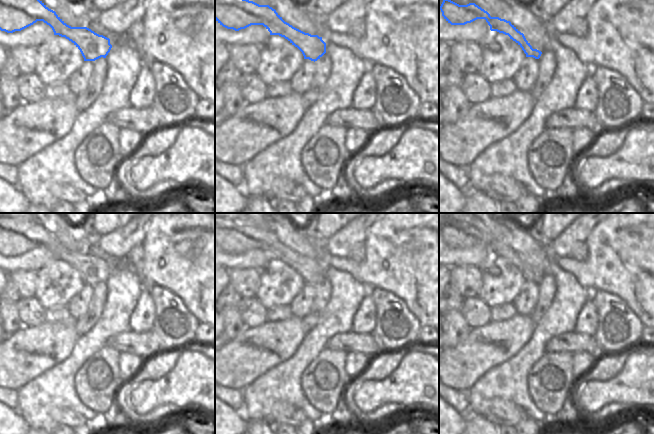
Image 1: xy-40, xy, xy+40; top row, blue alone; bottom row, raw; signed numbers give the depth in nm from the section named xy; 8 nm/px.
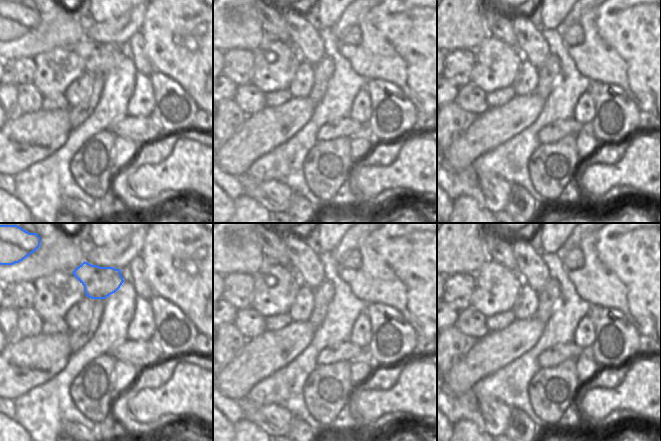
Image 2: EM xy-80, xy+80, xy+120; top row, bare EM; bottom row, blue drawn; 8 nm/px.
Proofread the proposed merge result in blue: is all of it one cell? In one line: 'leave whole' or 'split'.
split

